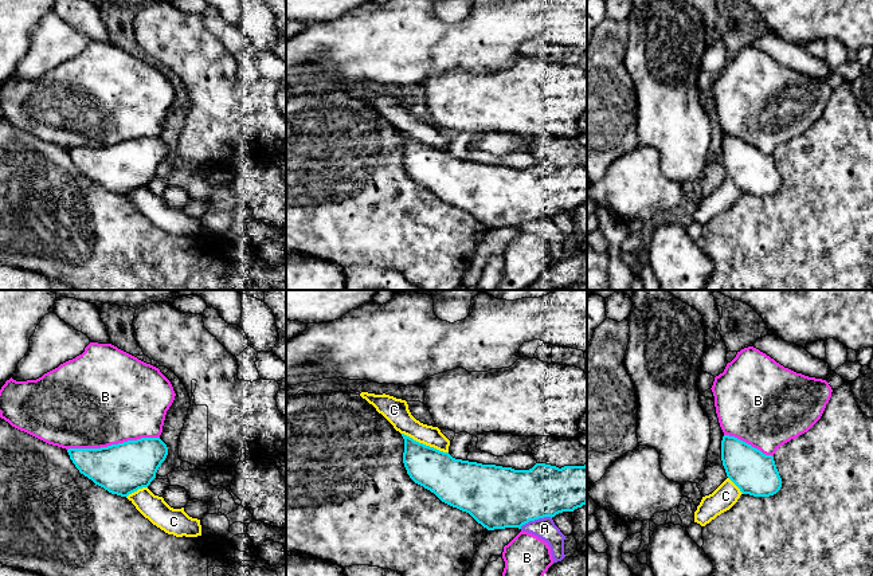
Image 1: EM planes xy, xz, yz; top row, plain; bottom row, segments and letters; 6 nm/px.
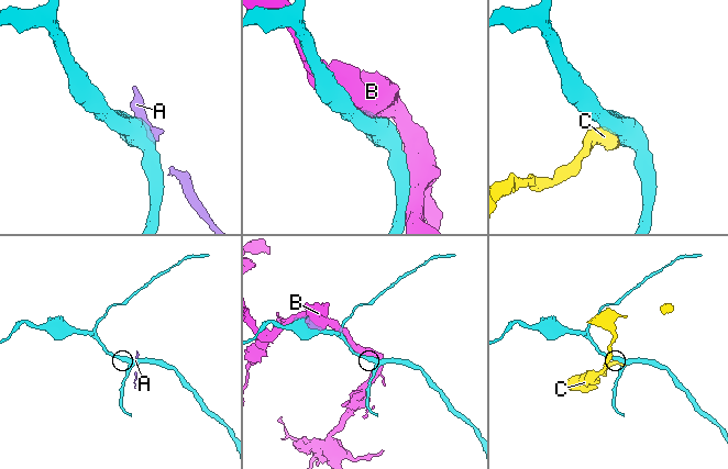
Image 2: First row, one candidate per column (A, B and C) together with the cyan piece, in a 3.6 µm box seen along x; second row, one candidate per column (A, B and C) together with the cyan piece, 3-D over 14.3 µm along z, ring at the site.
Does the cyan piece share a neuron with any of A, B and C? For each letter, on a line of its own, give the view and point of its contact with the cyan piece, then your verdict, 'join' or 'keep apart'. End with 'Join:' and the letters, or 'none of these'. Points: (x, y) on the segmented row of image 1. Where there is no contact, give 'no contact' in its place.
A: meets cyan in xz at (535, 518); keep apart
B: meets cyan in xy at (113, 445); keep apart
C: meets cyan in xz at (425, 445); keep apart
Join: none of these

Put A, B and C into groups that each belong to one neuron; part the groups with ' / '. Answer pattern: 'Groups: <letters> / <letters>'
Groups: A / B / C

